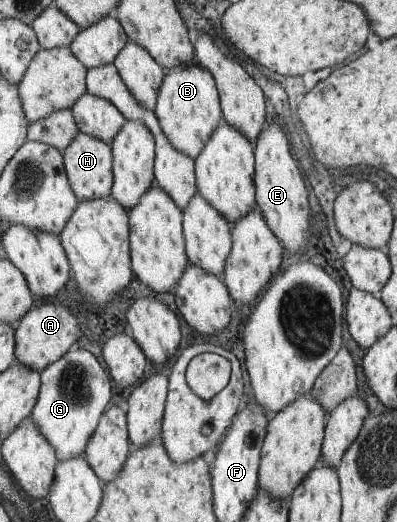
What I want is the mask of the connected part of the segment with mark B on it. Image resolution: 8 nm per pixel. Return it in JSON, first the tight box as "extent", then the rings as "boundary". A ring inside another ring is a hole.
{"extent":[154,63,223,160],"boundary":[[[198,63],[180,64],[166,70],[154,112],[159,119],[159,126],[163,128],[171,144],[180,153],[195,160],[223,119],[219,90],[214,76]]]}

